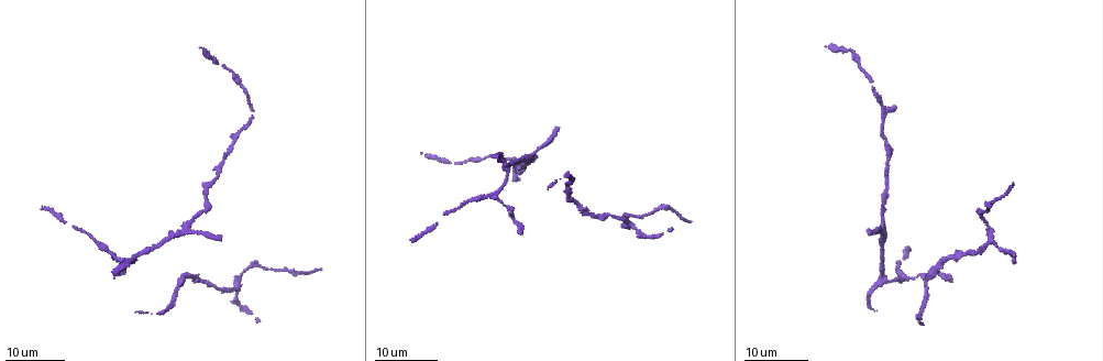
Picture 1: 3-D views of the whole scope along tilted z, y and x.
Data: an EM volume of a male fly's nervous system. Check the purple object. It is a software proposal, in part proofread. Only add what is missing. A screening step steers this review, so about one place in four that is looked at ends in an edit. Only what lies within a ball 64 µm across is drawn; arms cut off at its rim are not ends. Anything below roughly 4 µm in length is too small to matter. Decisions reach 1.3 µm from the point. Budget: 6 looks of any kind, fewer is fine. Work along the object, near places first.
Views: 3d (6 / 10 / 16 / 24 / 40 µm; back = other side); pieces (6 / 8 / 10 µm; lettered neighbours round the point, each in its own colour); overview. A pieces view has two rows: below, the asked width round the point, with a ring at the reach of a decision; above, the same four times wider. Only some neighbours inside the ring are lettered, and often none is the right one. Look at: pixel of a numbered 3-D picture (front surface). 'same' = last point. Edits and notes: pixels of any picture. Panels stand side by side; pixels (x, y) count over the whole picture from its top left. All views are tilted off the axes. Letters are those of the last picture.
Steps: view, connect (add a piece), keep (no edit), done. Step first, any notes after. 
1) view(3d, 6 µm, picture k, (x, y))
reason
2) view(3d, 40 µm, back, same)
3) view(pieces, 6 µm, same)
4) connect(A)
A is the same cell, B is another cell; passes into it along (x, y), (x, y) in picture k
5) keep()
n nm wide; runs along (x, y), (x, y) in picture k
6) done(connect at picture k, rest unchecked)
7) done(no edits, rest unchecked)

view(3d, 16 µm, picture 1, (950, 279))
free end

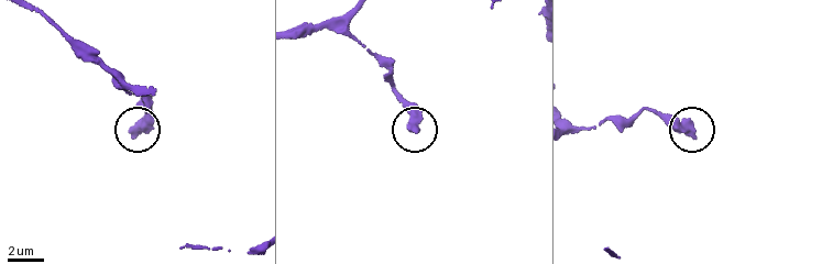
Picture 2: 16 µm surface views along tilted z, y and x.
view(pieces, 6 µm, picture 2, (417, 132))

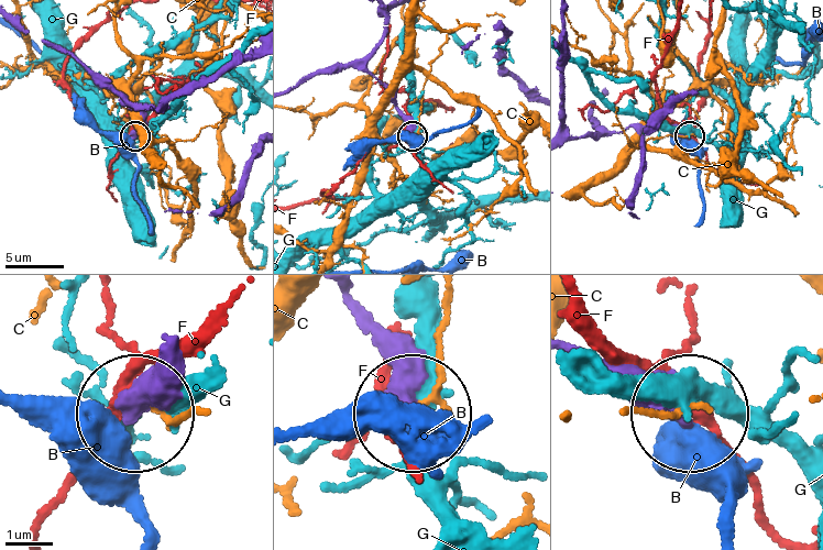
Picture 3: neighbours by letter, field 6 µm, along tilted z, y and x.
keep()
B, C, F and G are other cells; none of them fits

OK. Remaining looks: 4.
view(3d, 16 µm, picture 1, (414, 241))
long arm stops here

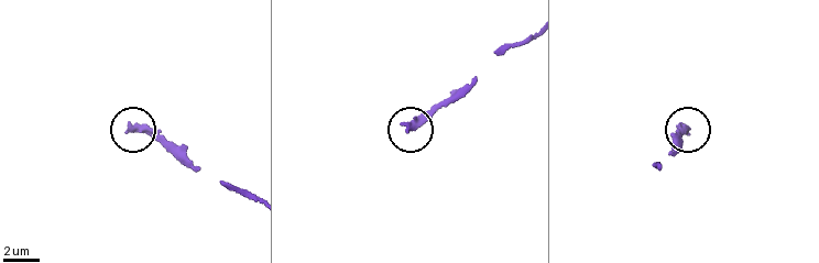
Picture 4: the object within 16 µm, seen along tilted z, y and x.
view(pieces, 6 µm, picture 4, (408, 130))
what lies round it

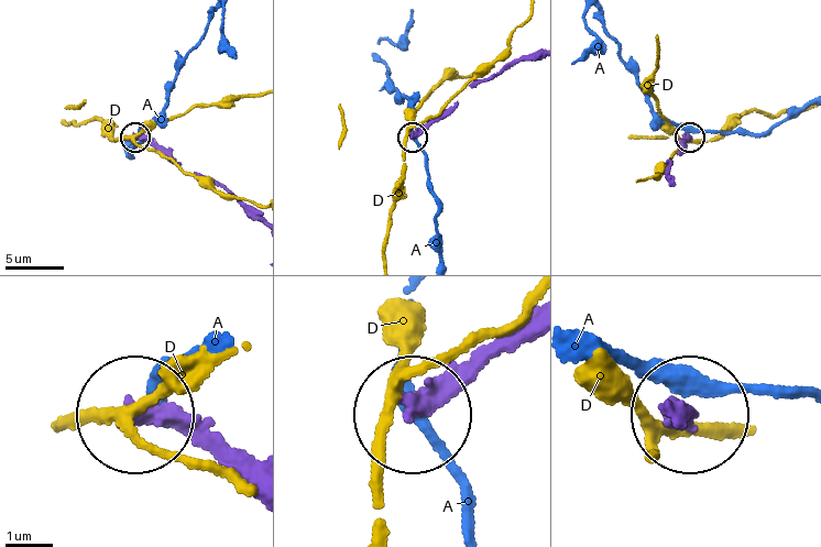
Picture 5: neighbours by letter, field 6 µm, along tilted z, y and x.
keep()
A and D are other cells; runs along (529, 315), (412, 407) in picture 5; no lettered piece goes on from it

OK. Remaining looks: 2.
view(3d, 16 µm, picture 1, (518, 179))

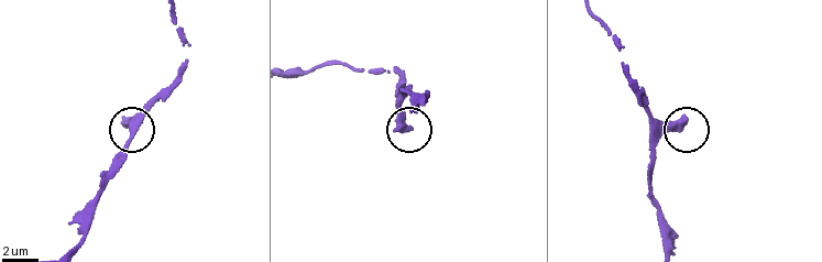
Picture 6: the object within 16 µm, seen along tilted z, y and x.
view(pieces, 10 µm, picture 6, (683, 121))

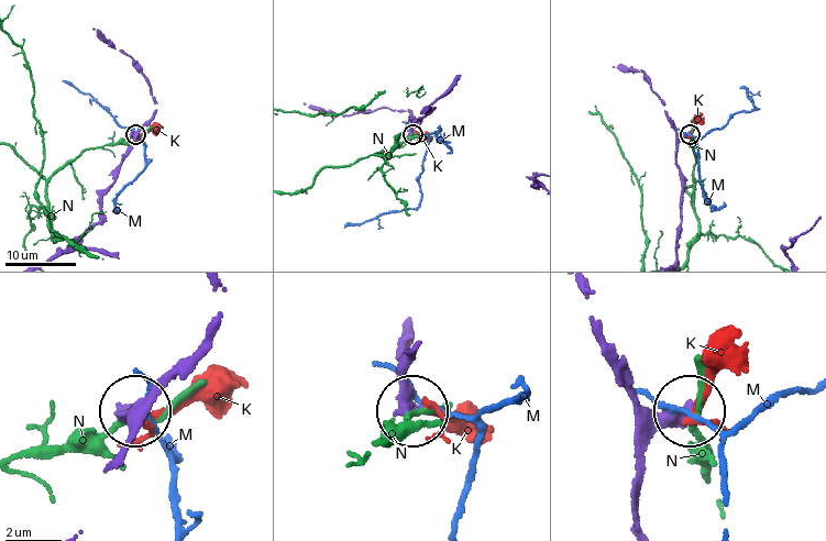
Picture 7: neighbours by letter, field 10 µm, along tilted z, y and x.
keep()
K, M and N are other cells; runs along (642, 530), (638, 483), (645, 445), (686, 412) in picture 7; no lettered piece goes on from it

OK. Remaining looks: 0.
done(no edits, rest unchecked)

